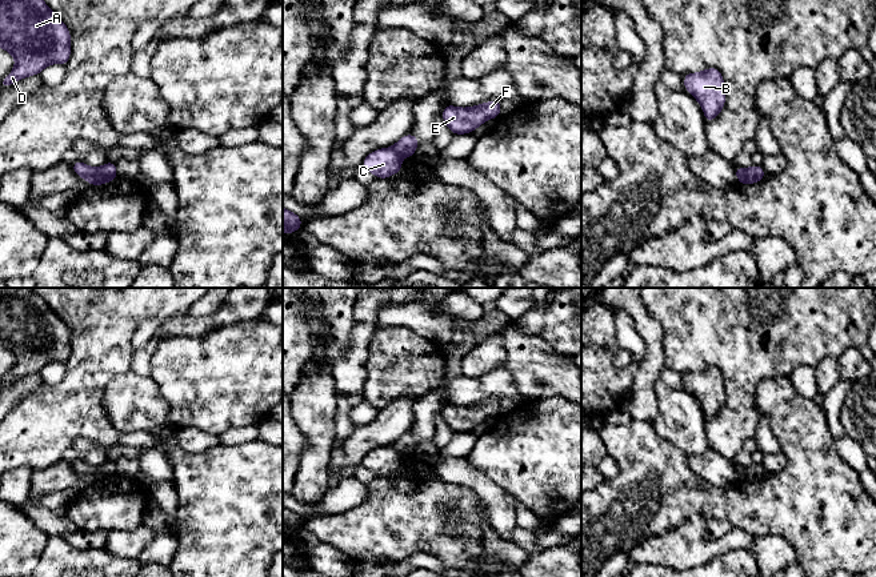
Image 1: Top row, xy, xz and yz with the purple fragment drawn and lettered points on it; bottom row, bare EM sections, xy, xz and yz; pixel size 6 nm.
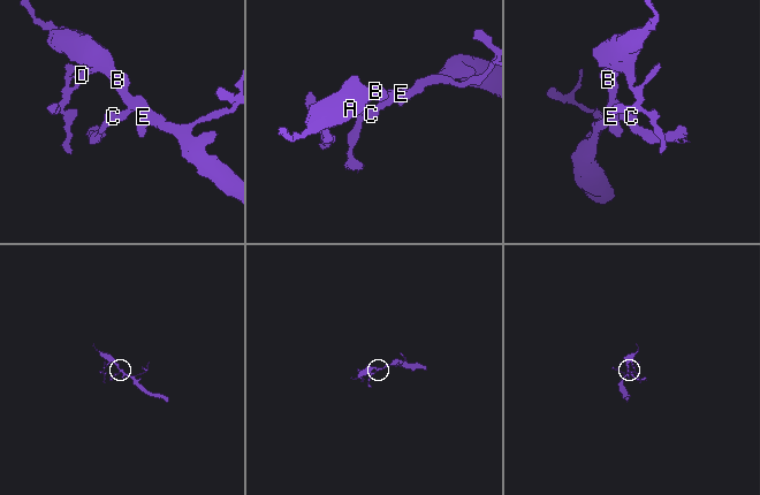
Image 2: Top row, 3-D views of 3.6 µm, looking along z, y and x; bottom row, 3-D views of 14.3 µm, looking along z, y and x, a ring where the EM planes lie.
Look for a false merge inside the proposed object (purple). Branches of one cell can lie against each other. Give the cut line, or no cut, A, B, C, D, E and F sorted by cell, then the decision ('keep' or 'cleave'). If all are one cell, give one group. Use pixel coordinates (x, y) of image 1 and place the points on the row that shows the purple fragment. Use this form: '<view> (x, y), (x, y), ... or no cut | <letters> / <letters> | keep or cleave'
xy (95, 169), (98, 184) | A B D E F / C | cleave

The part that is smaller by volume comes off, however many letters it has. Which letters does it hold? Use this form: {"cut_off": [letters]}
{"cut_off": ["C"]}

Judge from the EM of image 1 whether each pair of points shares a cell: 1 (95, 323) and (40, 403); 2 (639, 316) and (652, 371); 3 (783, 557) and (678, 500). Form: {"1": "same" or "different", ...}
{"1": "same", "2": "same", "3": "different"}

